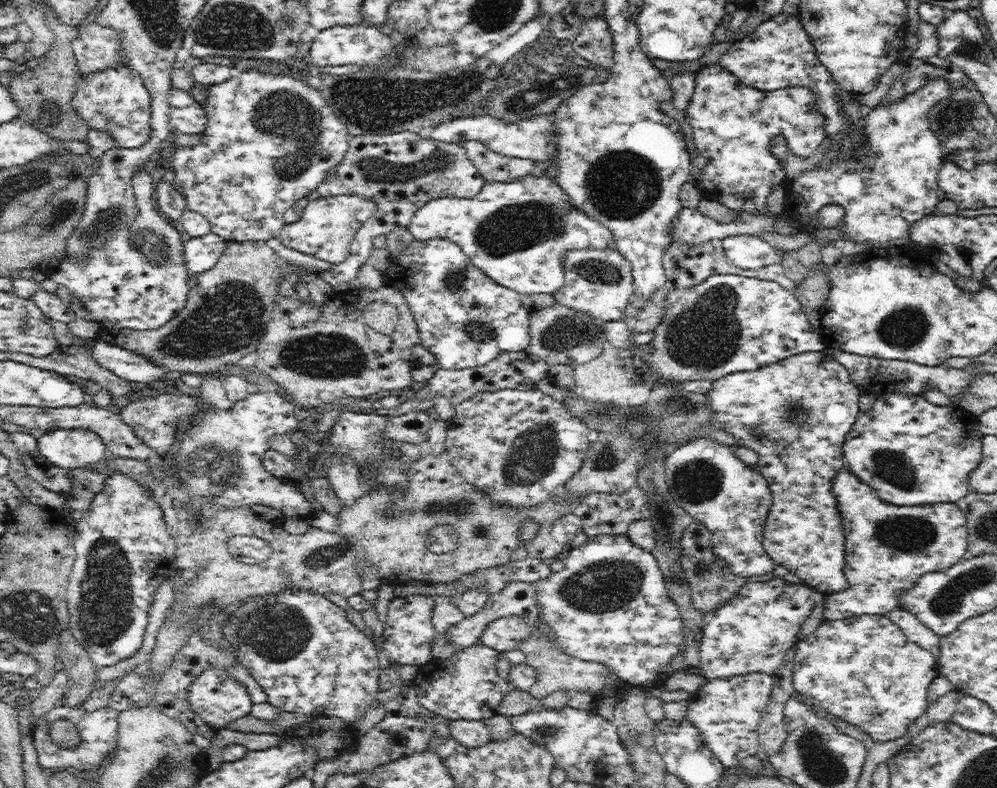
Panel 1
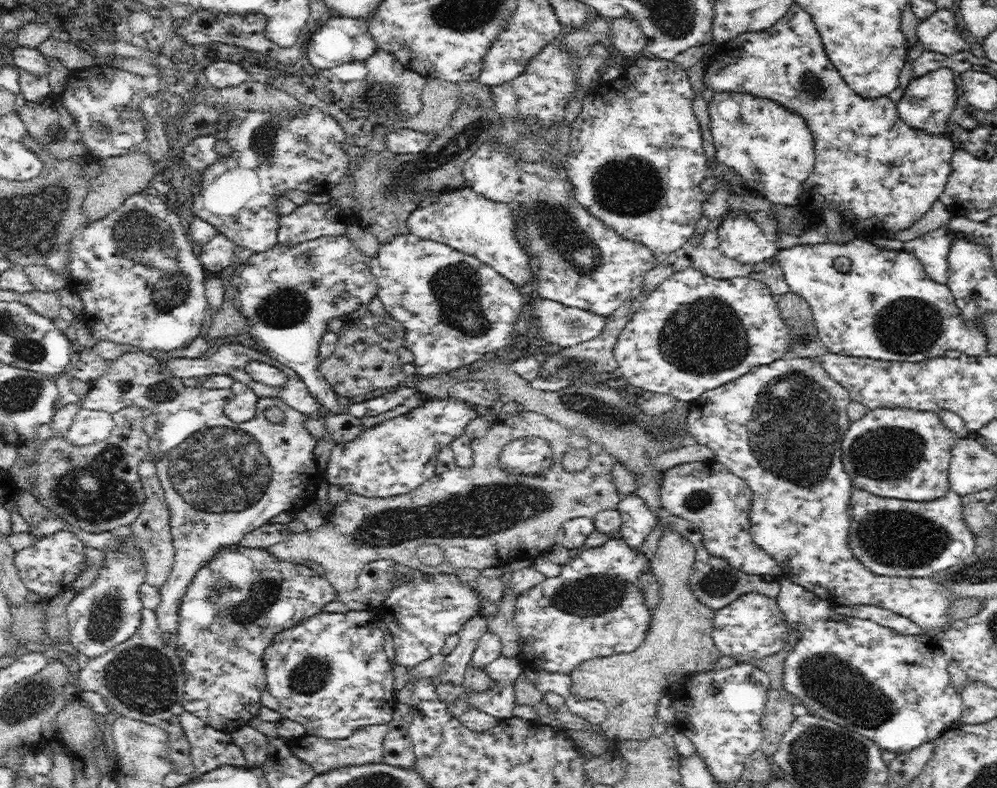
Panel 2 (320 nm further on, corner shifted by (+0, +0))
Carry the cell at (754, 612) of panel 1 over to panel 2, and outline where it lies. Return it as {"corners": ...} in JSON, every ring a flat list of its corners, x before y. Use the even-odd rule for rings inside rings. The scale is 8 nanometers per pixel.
{"corners":[[760,592,740,594,730,604,716,610,711,623,711,637,721,656,730,656,738,663,766,658,780,652,789,637,788,621,778,605,777,597]]}

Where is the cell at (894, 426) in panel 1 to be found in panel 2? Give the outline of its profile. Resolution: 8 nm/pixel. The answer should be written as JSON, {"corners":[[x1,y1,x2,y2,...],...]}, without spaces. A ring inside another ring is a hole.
{"corners":[[878,407,869,410,860,420,850,423,843,436,841,459,846,473,853,480,853,486,873,492,876,496,926,503,942,498,949,491,950,460,961,439,957,432,946,427,936,411]]}

